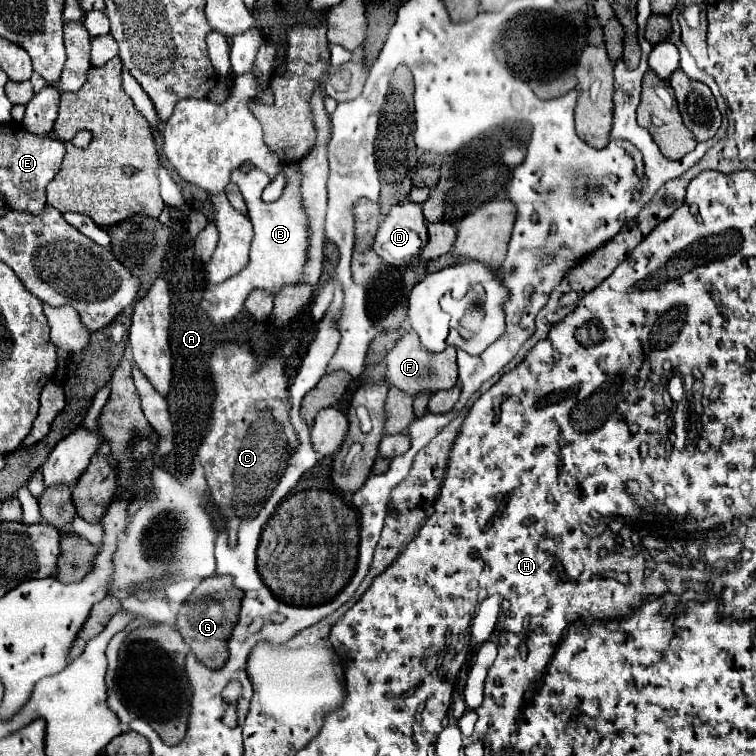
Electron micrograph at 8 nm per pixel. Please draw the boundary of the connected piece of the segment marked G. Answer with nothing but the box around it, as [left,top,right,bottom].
[177,575,245,669]

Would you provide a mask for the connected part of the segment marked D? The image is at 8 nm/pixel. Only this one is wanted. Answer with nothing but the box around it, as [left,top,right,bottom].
[373,201,427,267]

